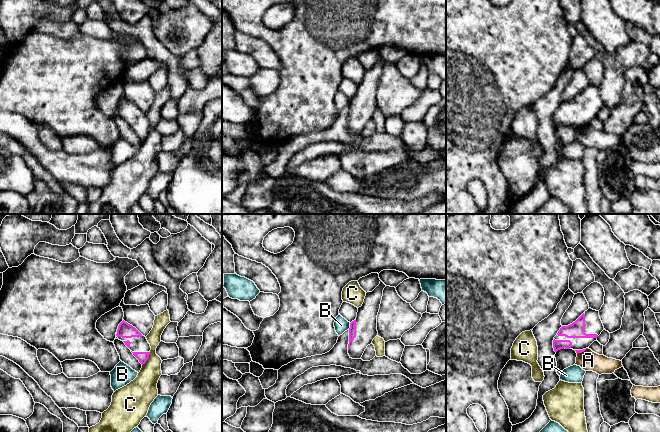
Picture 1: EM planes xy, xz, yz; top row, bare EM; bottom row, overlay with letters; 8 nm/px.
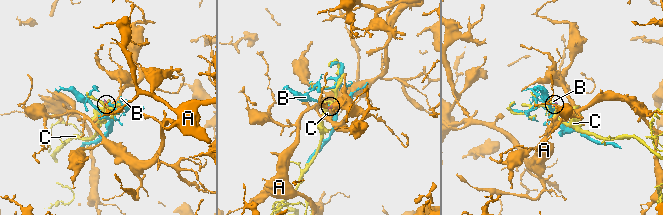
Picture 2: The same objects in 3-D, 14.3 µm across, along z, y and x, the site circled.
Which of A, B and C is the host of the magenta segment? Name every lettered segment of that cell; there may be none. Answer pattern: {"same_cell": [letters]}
{"same_cell": []}

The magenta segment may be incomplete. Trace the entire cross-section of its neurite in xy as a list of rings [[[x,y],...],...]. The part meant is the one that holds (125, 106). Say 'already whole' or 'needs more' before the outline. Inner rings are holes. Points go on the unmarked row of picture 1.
needs more; [[[124,96],[119,100],[116,112],[125,119],[142,141],[146,139],[151,123],[145,112]]]

